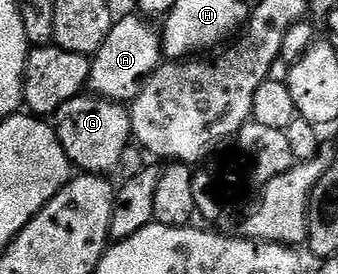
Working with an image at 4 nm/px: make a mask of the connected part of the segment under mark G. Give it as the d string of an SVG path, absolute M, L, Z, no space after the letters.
M82 96L67 100L67 104L57 110L55 129L57 139L63 144L63 152L67 152L70 163L78 171L105 176L110 173L108 170L120 164L129 142L131 146L133 116L122 103L96 96Z

